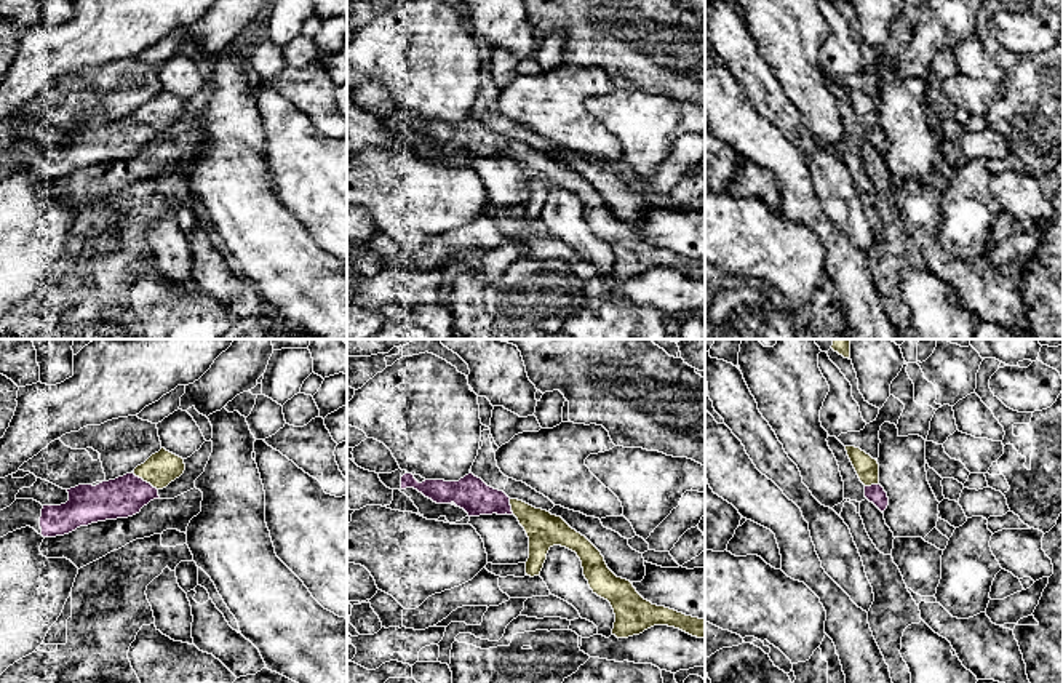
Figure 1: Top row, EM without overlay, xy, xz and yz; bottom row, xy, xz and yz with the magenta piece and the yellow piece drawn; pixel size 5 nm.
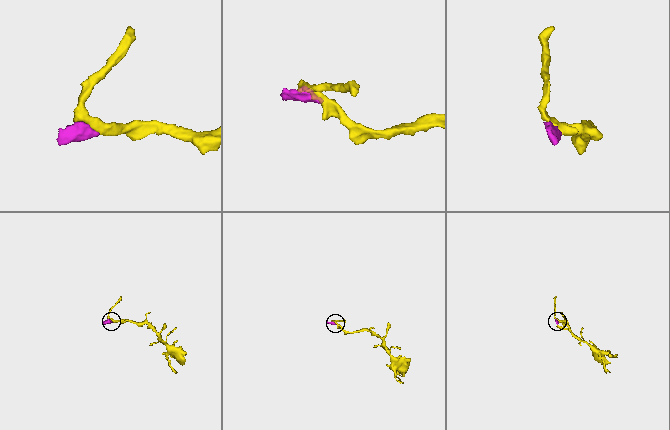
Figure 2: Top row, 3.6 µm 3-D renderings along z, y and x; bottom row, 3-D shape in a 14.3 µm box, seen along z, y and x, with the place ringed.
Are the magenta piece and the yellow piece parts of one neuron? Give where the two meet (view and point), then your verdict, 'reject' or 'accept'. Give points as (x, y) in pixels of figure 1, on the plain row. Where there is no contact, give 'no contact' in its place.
meets magenta in xy at (146, 123); accept

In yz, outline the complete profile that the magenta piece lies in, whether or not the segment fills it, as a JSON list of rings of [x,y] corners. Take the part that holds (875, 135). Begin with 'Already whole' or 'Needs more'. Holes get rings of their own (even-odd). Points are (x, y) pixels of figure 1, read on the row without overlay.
Needs more. [[[846,88],[847,98],[865,126],[865,139],[873,144],[881,154],[889,147],[889,139],[879,126],[879,106],[870,96],[855,88]]]

